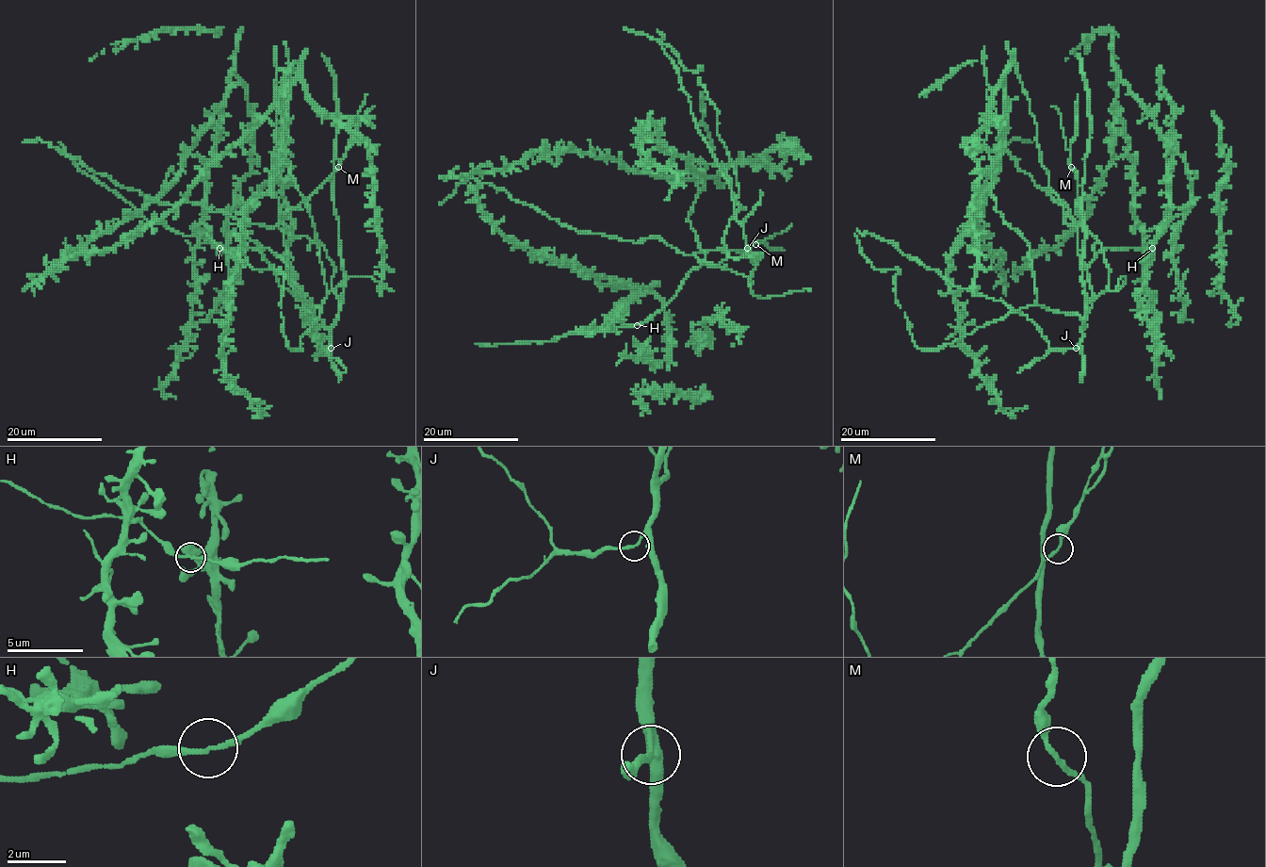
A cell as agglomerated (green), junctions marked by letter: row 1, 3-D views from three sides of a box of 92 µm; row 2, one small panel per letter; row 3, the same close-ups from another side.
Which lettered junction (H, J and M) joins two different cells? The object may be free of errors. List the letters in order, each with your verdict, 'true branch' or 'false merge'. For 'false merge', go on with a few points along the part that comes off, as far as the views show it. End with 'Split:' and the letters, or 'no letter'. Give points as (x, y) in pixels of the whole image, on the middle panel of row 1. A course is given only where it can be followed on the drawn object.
H: true branch
J: true branch
M: true branch
Split: no letter

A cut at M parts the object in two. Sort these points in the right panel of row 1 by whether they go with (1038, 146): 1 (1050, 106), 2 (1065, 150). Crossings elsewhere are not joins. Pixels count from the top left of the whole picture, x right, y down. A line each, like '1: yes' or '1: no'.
1: no
2: no

